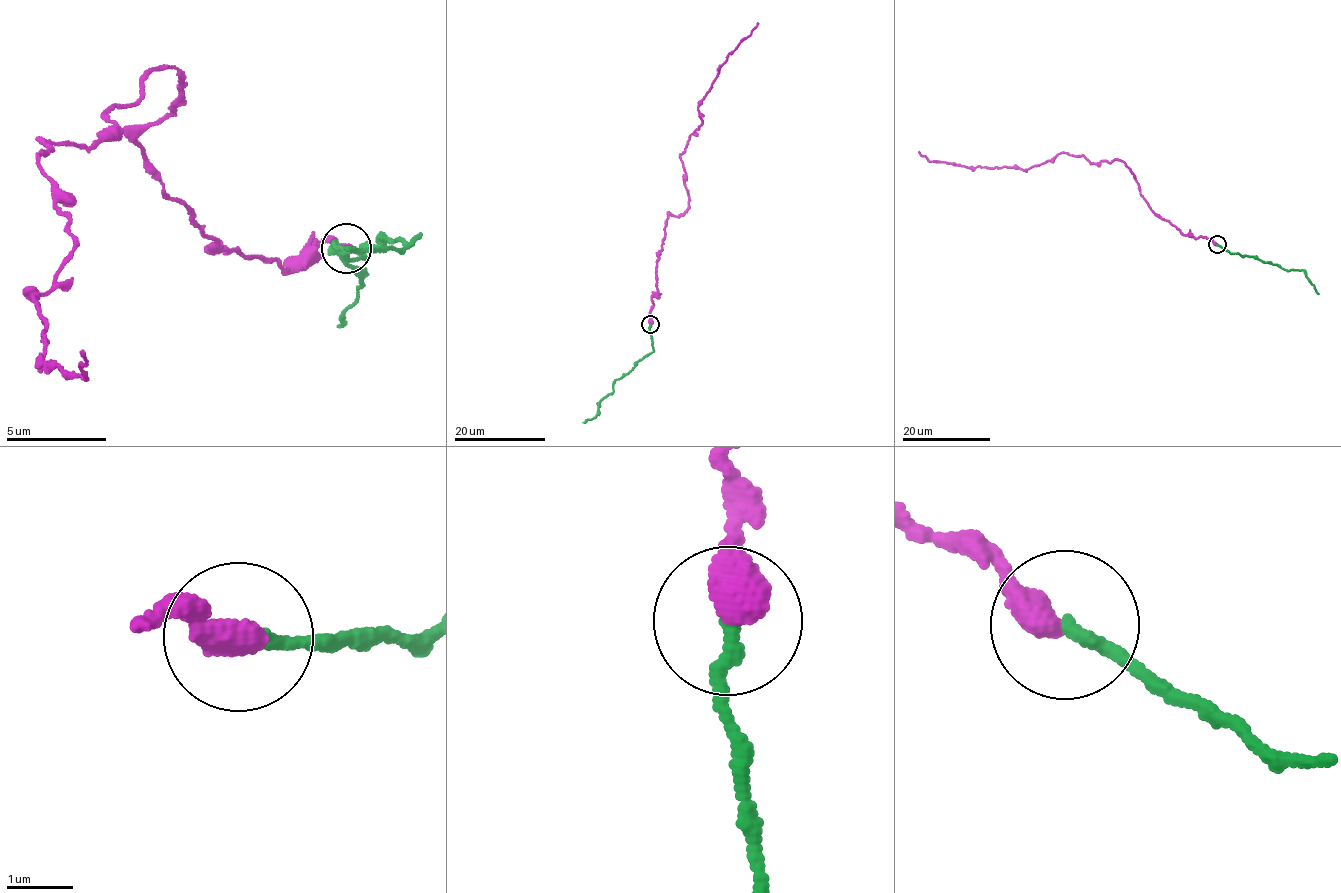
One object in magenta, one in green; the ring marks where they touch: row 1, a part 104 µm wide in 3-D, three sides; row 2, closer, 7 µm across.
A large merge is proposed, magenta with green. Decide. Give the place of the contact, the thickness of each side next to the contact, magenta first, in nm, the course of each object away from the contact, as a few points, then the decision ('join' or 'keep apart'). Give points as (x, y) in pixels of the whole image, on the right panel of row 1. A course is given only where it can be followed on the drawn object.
at (1217, 244); 550 nm thick on the magenta side, 200 nm on the other; magenta runs (1217, 245), (1182, 234), (1154, 213), (1118, 159), (1092, 164), (1060, 153), (1024, 170), (929, 161), (919, 151); green runs (1217, 245), (1230, 252), (1251, 256), (1287, 270), (1302, 270), (1318, 294); join

